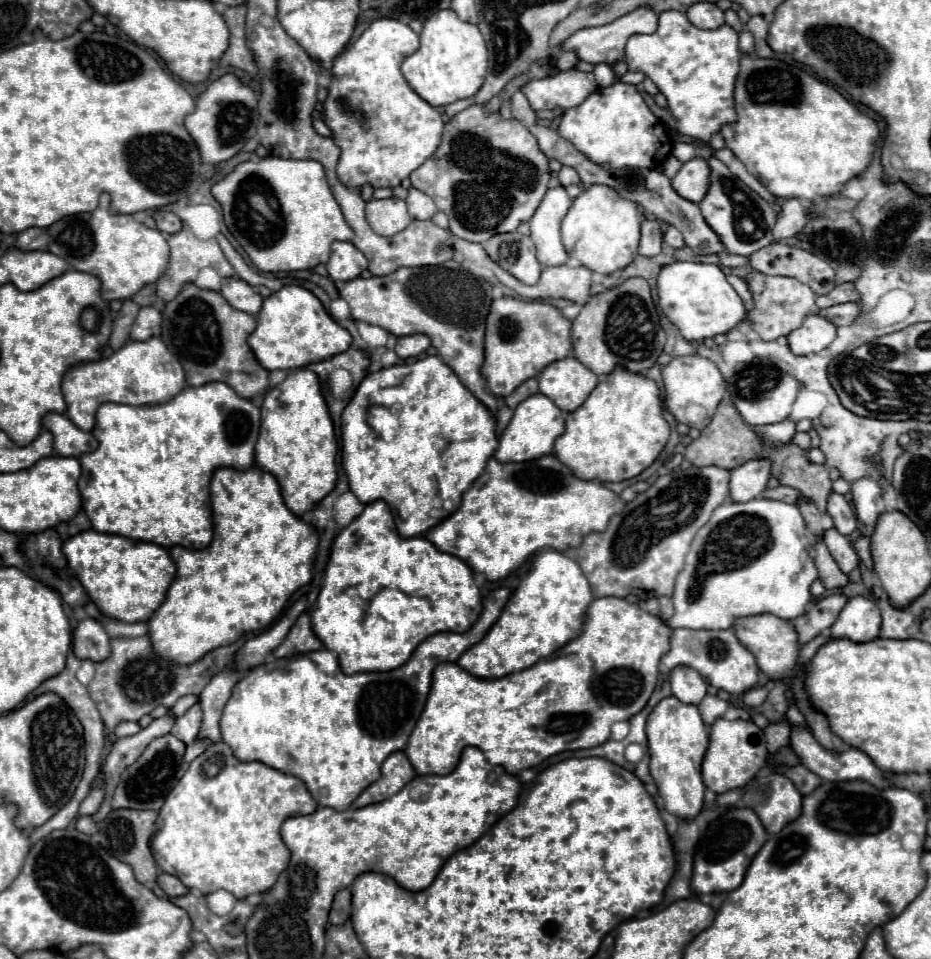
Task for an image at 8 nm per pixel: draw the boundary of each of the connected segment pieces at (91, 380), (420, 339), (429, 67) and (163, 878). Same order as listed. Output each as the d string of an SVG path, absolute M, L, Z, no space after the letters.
M160 337L148 341L128 341L110 357L100 361L78 363L64 375L62 391L68 403L66 415L86 431L92 431L96 423L96 409L102 403L126 403L126 405L150 405L166 403L184 389L184 369L180 361L166 349Z
M406 335L398 339L394 351L398 357L408 359L408 357L416 357L424 353L428 347L430 347L430 339L426 335Z
M444 9L424 21L420 49L404 59L402 73L408 85L424 101L428 101L432 107L442 107L476 95L486 77L486 61L488 51L480 29L462 21L452 9Z
M162 873L158 877L158 883L160 883L160 887L164 889L164 893L168 897L180 897L180 895L186 895L188 893L188 887L178 877L174 877L170 873Z

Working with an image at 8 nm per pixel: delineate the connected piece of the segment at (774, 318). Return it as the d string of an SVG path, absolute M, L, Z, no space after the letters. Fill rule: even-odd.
M750 271L746 275L746 285L748 285L748 291L752 293L754 307L746 313L744 319L750 321L752 331L756 331L762 341L774 341L778 337L786 337L788 333L792 333L804 323L806 315L816 311L816 303L814 303L816 293L794 277L764 275L760 271Z

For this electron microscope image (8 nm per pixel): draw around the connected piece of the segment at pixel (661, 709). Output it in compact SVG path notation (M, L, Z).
M674 695L664 697L648 715L646 721L650 773L658 785L658 797L664 801L666 811L682 819L694 819L704 805L702 785L702 757L708 749L708 731L696 705L686 705Z

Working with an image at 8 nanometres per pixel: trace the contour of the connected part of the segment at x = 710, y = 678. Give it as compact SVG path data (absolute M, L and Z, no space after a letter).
M674 629L670 637L670 651L662 655L666 669L674 665L690 665L716 689L728 691L732 697L738 697L752 689L758 681L756 657L738 641L734 629L726 631L692 631L692 629Z

